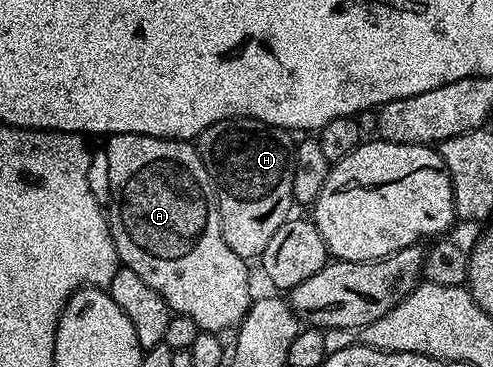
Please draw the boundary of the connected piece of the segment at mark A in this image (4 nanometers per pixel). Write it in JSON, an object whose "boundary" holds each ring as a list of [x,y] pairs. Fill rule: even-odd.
{"boundary":[[[113,134],[107,139],[108,142],[108,202],[106,198],[106,217],[108,220],[108,231],[112,233],[116,255],[119,256],[123,269],[135,272],[150,288],[154,288],[162,296],[162,300],[172,314],[190,316],[194,324],[198,324],[204,332],[225,332],[239,327],[240,321],[244,319],[244,313],[254,301],[252,286],[248,283],[249,263],[239,258],[226,244],[220,227],[220,213],[216,207],[216,190],[212,186],[210,176],[202,164],[199,152],[195,145],[184,140],[173,140],[171,138],[151,138],[141,134]]]}

